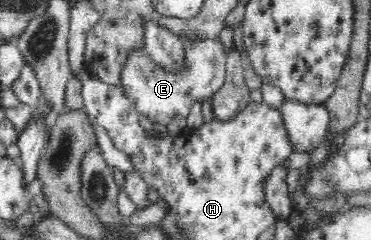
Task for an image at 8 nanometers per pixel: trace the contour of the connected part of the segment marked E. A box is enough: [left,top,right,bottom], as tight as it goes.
[117,30,225,125]

